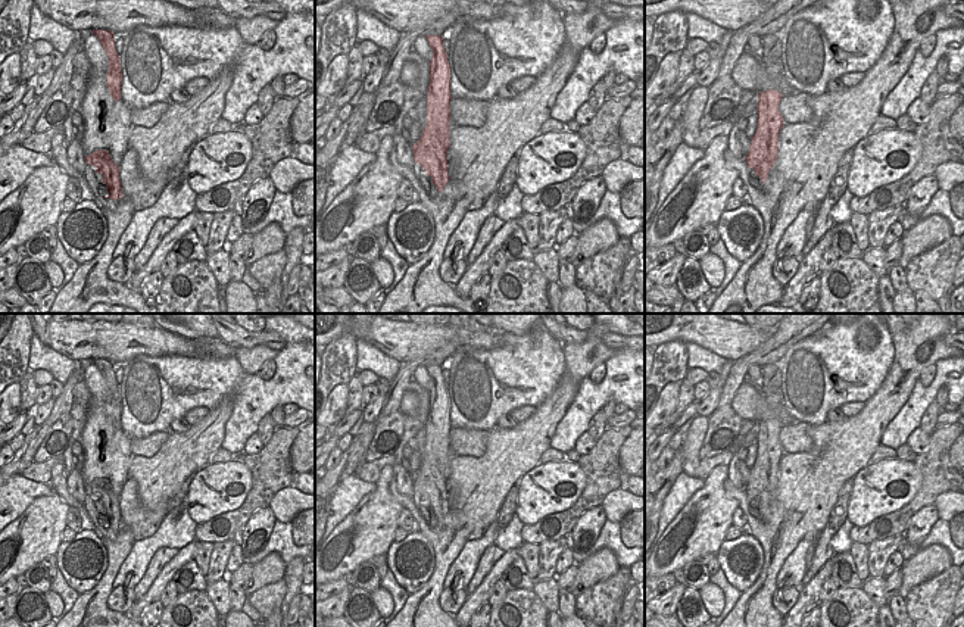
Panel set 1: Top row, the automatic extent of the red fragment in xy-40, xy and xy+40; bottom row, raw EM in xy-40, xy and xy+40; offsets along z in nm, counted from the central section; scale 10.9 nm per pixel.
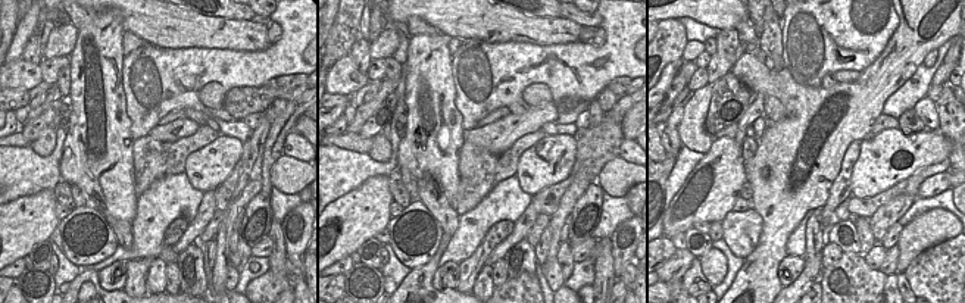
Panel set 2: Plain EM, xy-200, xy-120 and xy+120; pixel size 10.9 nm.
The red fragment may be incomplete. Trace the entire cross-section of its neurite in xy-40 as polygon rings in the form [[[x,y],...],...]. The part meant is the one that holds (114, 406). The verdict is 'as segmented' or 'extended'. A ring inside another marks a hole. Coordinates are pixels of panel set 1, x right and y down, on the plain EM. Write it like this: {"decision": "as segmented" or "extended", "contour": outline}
{"decision": "as segmented", "contour": [[[93,359],[91,361],[103,375],[107,386],[107,403],[106,403],[106,417],[109,418],[109,424],[115,431],[121,430],[121,392],[119,384],[115,380],[113,362],[106,359]]]}

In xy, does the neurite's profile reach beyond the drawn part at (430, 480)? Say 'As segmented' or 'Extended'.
Extended

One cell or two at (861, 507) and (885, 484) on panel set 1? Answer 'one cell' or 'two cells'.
one cell

